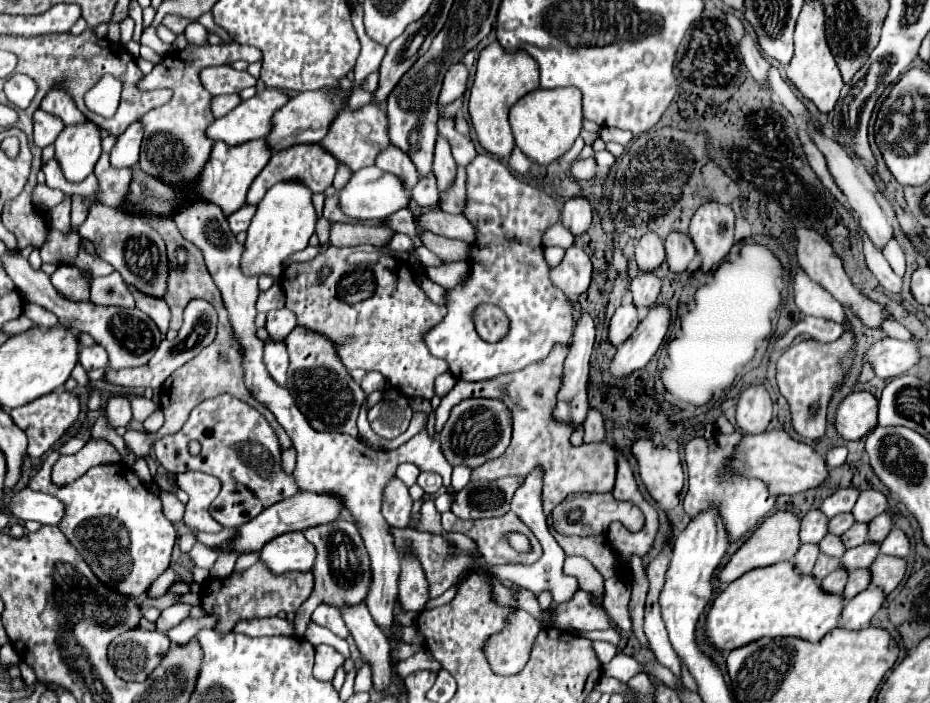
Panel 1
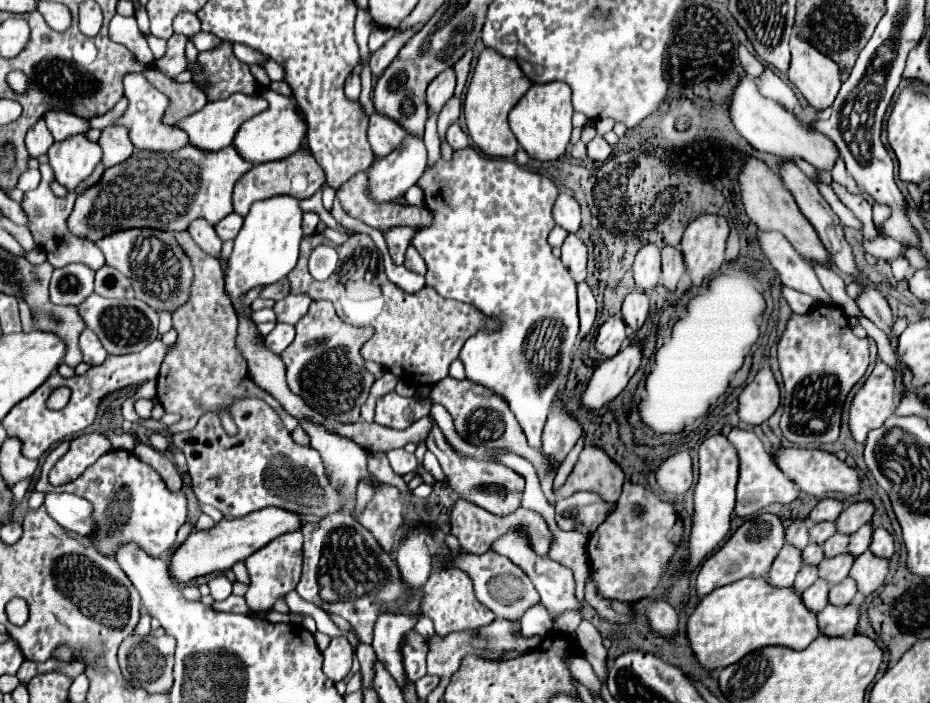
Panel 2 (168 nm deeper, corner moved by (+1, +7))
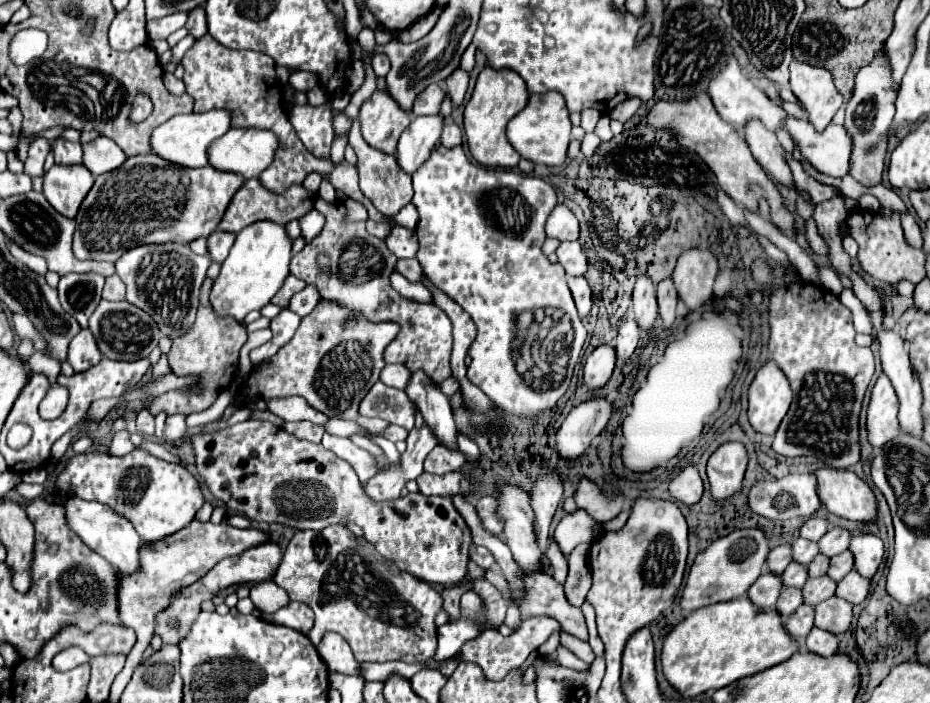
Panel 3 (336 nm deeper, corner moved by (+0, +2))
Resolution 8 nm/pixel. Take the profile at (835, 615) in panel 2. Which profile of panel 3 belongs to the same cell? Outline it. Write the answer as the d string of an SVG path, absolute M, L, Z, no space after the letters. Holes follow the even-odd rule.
M813 628L809 632L809 638L805 640L805 646L809 652L815 652L819 656L831 656L837 652L839 648L839 638L827 630L821 630L821 628Z

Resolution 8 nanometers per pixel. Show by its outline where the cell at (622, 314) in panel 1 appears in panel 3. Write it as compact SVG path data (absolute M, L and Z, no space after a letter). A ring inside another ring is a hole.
M603 342L599 344L587 358L585 362L585 368L583 368L583 382L587 388L595 390L595 388L601 388L609 378L611 378L611 372L615 368L615 360L617 360L617 354L615 354L615 346Z

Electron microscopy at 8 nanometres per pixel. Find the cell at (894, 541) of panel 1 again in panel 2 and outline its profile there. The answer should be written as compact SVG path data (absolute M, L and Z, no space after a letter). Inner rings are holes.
M874 529L874 533L872 533L872 543L870 543L868 549L870 549L876 557L890 559L892 553L894 553L892 535L890 535L886 529Z

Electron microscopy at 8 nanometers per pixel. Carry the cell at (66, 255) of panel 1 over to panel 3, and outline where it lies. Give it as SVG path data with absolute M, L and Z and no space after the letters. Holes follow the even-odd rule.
M157 154L131 156L117 170L95 178L93 188L75 216L77 230L73 254L77 260L115 262L133 246L165 242L189 244L195 238L207 238L217 230L241 184L241 174L223 172L211 164L203 168L185 168L175 166Z

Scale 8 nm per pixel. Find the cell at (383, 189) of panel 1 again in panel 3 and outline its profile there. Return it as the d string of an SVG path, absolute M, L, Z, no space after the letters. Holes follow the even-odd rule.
M413 116L407 130L401 134L395 150L399 168L405 174L415 174L437 146L443 130L441 116Z

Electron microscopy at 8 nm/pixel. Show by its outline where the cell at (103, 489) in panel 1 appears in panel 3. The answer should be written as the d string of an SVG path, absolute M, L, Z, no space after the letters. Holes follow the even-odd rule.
M133 450L127 456L111 456L85 452L75 454L57 474L53 492L59 496L77 496L107 504L117 514L127 518L143 542L157 542L185 528L195 512L205 504L199 482L181 464L159 460L143 450Z

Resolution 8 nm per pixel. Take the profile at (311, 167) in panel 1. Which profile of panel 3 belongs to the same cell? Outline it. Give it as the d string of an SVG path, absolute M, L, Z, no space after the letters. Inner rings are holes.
M249 178L249 180L243 182L243 186L233 196L233 200L231 200L221 224L219 224L219 230L237 234L239 230L243 230L245 226L249 226L251 222L257 222L257 220L271 220L271 222L287 224L287 222L291 222L295 218L301 218L307 212L311 212L315 198L317 198L317 192L307 190L303 184L291 184L283 194L277 194L277 192L267 190L261 184L259 178Z

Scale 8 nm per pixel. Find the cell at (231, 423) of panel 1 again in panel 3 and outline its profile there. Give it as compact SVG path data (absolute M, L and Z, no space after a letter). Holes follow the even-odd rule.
M247 420L221 432L197 434L189 440L189 444L193 446L195 466L205 482L205 488L211 492L213 500L229 512L243 514L255 522L277 522L297 530L323 530L333 524L347 526L349 522L355 522L365 530L365 538L377 548L377 552L389 558L397 568L429 584L441 586L459 584L465 578L471 532L449 498L409 492L407 496L399 496L391 502L375 502L363 492L363 486L349 462L325 450L321 444L303 442L287 434L271 422Z

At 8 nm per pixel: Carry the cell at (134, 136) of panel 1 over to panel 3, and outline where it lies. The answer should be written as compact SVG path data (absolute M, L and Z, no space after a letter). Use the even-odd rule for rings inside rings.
M99 136L97 140L83 144L83 164L93 172L93 176L111 172L125 160L125 152L111 138Z

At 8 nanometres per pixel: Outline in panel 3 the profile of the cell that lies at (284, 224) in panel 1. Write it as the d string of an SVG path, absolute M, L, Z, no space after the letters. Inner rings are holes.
M259 220L241 230L211 290L211 304L217 314L233 316L241 322L247 312L261 310L279 292L285 278L289 276L291 258L293 240L289 238L285 224Z

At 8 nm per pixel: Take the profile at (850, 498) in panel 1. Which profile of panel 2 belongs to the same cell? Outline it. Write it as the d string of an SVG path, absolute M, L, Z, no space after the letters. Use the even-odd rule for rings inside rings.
M822 499L812 511L810 511L810 515L808 515L808 519L810 521L814 521L814 523L820 523L820 521L836 521L838 519L838 515L840 515L840 511L842 511L842 501L838 501L838 499Z

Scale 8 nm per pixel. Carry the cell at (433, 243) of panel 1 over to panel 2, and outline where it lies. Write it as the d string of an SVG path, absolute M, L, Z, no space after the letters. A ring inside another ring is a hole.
M394 227L388 233L384 233L388 249L390 249L396 265L404 263L404 253L406 253L406 247L408 247L408 241L412 239L412 235L414 235L412 227Z

